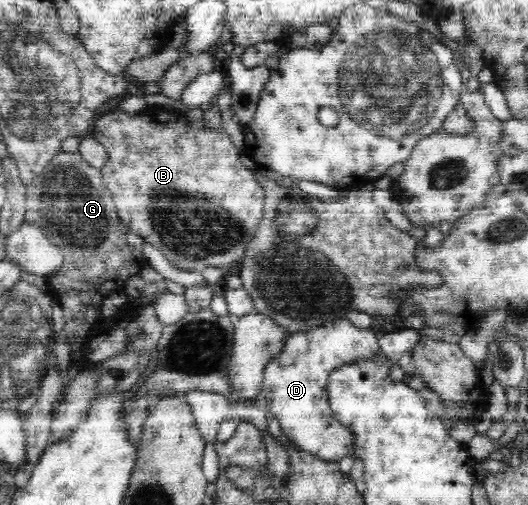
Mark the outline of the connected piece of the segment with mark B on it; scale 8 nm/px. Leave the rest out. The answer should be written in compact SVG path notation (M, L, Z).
M150 107L136 116L130 116L124 111L108 112L98 118L92 128L91 135L95 138L108 152L108 162L102 167L103 182L108 188L108 191L114 198L114 203L117 209L119 219L122 220L124 226L138 234L146 242L151 243L159 249L163 256L170 261L174 267L183 269L184 271L203 270L205 267L227 267L235 264L236 261L243 258L244 252L254 237L260 221L263 217L263 206L265 205L265 193L262 191L260 182L256 180L256 176L248 168L242 166L240 157L242 152L239 151L230 140L224 130L212 132L210 130L191 130L187 119L182 114L171 111L166 107Z

